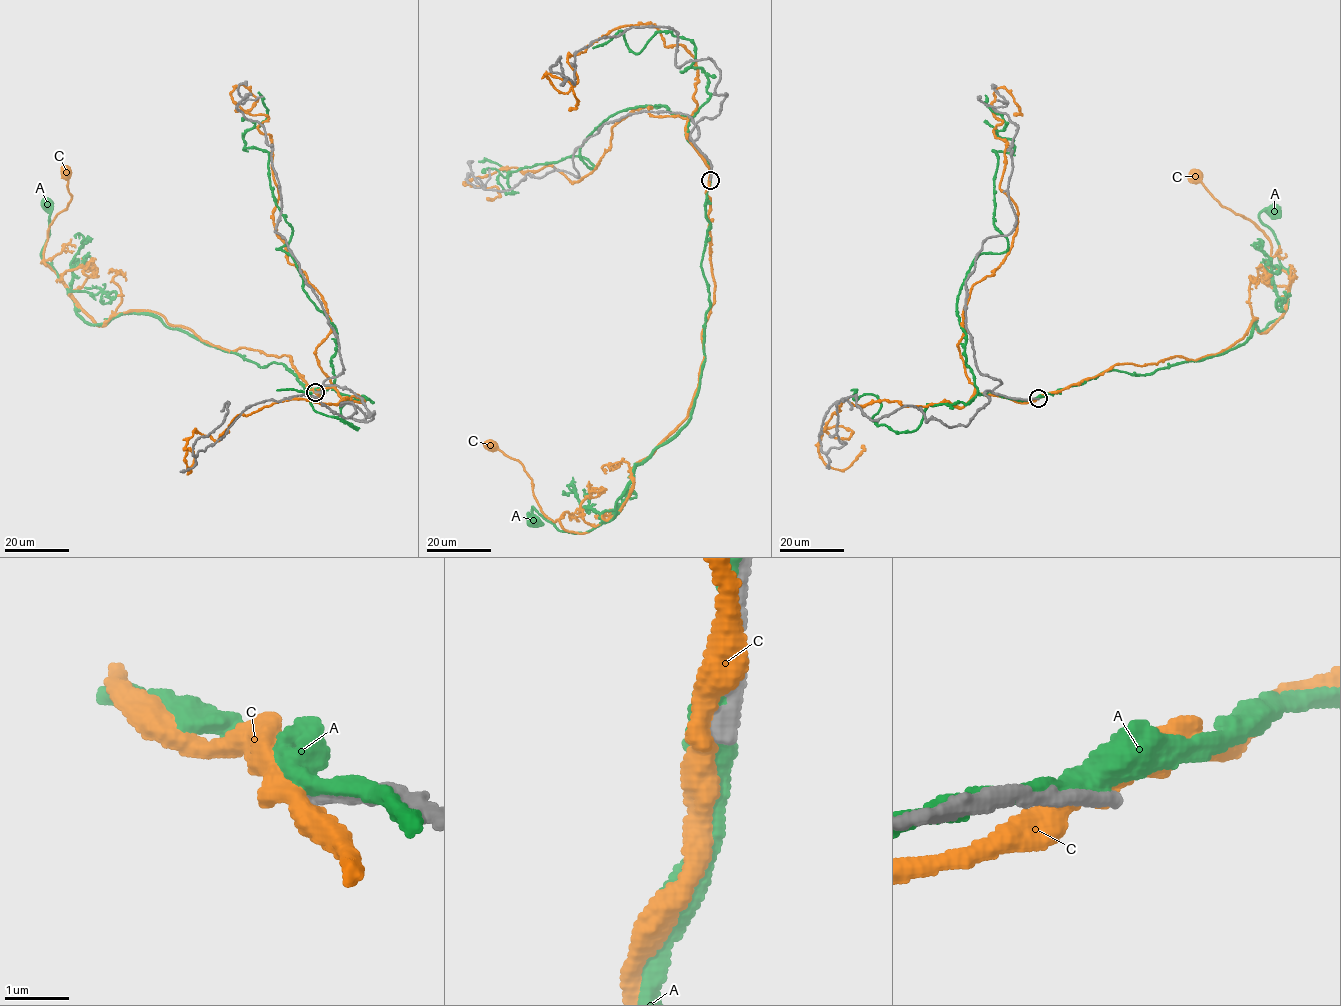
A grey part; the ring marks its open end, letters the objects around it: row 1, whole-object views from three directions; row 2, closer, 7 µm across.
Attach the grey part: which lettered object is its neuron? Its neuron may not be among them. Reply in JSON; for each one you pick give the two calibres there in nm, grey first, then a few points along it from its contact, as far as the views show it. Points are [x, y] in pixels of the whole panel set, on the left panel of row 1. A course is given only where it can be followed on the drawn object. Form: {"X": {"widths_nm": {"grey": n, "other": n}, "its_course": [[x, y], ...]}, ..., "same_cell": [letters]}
{"same_cell": []}

